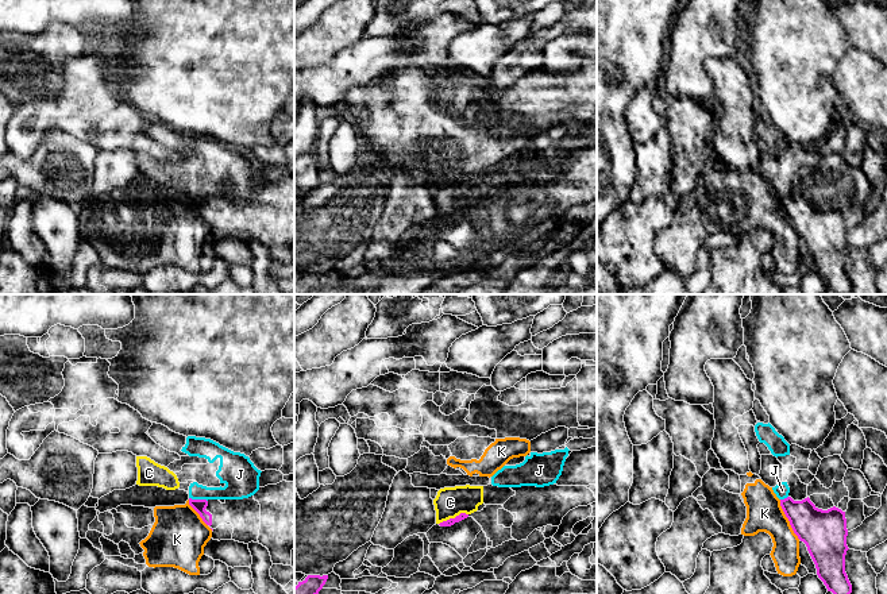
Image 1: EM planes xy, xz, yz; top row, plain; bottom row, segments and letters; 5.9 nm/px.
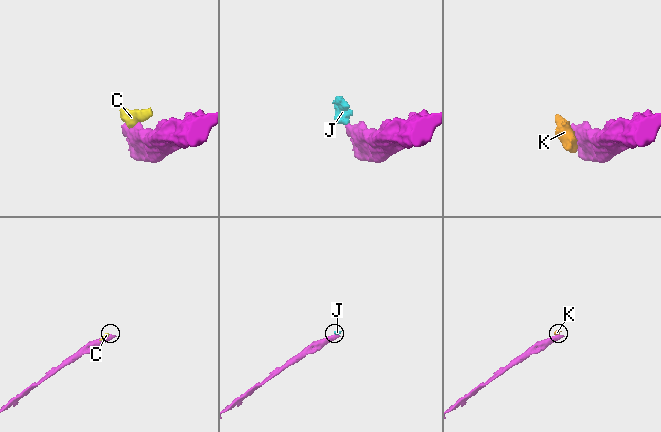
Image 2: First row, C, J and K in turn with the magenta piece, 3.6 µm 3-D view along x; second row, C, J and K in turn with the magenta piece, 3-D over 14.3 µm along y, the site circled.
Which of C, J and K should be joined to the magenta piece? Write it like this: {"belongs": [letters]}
{"belongs": []}

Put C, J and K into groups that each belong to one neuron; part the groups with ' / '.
C J / K

